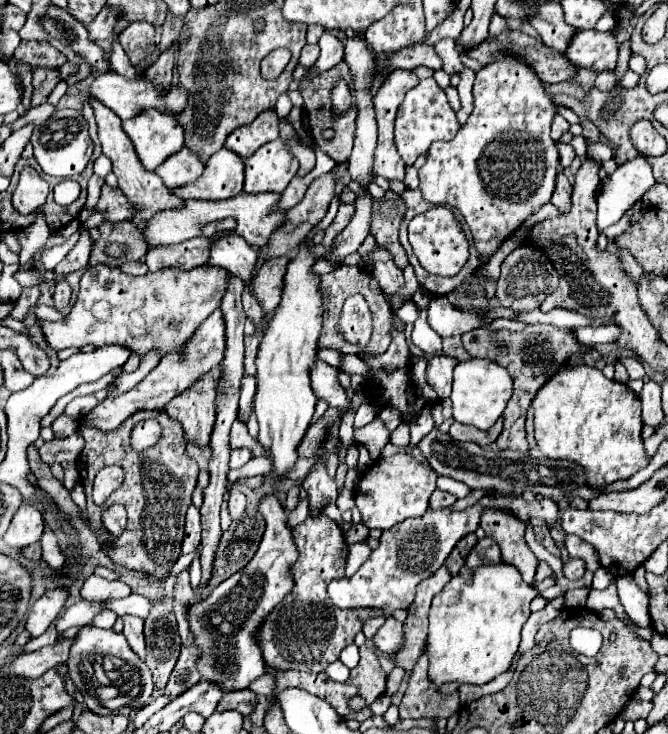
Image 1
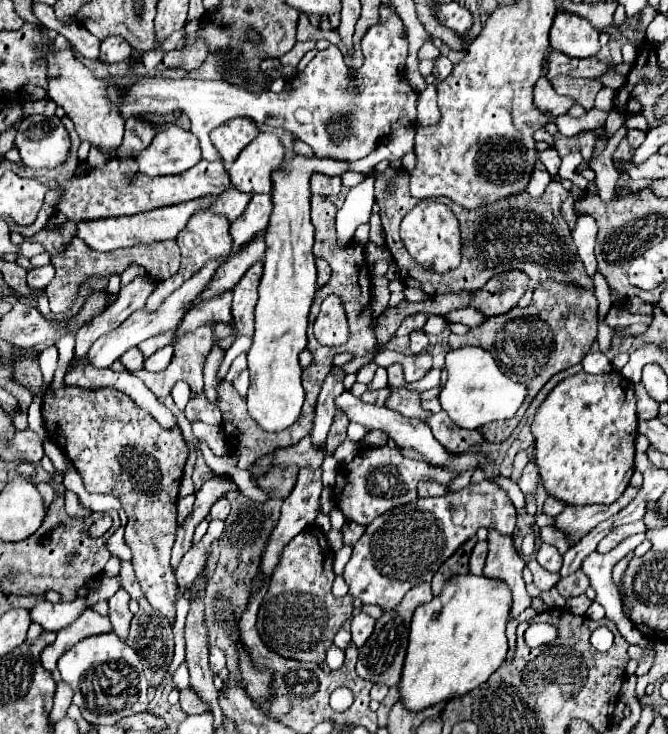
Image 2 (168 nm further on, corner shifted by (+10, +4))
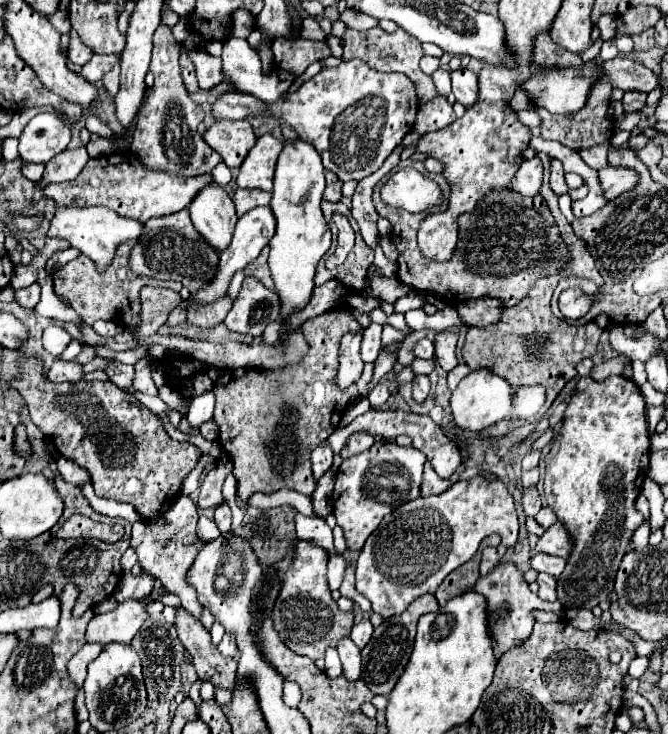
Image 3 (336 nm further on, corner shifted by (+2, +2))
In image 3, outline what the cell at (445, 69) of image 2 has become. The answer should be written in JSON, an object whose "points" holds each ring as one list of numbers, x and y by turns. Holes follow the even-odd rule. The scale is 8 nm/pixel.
{"points":[[458,68,452,72,452,84,456,88,454,96,456,96,456,102,464,104,464,106,470,106,476,102,478,98,478,84,476,84,476,74,466,70,466,68]]}

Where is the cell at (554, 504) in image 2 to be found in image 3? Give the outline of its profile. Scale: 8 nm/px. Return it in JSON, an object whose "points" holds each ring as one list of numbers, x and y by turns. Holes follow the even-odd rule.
{"points":[[544,506,544,508,536,514,536,520,540,522,540,526,548,528,548,526,552,526,558,518,556,518,556,514,554,514,554,510,552,510,550,506]]}

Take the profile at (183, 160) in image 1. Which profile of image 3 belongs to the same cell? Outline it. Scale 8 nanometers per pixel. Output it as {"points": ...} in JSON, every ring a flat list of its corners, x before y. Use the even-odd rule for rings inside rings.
{"points":[[160,26,154,34,154,50,150,72,154,74,154,92,144,102,130,150,138,160,154,172,168,172,178,176,198,176,212,172,212,168,222,160,216,150,212,150,198,134,198,124,204,112,194,104,182,86,180,66,178,66,178,42,174,40,168,26]]}

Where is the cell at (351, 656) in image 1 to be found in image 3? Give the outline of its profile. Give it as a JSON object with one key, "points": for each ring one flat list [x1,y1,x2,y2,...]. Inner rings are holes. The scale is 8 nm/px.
{"points":[[336,648,326,650,326,668,324,668,324,672,328,676,332,676,332,678,336,678,336,676,342,674,342,662,338,658,338,650]]}

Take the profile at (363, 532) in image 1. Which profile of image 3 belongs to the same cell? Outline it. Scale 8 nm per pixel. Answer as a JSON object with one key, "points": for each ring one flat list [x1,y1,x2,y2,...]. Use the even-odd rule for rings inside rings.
{"points":[[332,554,330,556,330,562,328,562,328,584,332,590,338,590,340,588,340,582,342,582,342,574,344,574,344,556,342,554]]}

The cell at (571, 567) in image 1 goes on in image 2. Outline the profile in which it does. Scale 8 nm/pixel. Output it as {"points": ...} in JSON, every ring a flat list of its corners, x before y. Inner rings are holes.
{"points":[[540,544,538,552,536,552,536,562,542,568,546,568,548,572,560,572,560,568,562,568,562,554,550,544]]}

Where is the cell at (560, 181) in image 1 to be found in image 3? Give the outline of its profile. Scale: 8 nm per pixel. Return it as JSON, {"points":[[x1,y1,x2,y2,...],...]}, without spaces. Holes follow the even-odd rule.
{"points":[[532,158,522,162,518,174,512,180,512,188,518,190,522,196,538,196,540,188,542,188,542,160,540,158]]}

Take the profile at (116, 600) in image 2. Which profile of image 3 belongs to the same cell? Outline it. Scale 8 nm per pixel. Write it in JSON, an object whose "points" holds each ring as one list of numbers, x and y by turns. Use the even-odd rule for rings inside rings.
{"points":[[124,574,112,596,118,602,122,602,126,598,146,598,150,592,152,592,152,576]]}

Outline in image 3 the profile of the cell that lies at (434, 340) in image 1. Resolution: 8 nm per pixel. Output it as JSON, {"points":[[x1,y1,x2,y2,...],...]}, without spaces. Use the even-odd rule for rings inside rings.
{"points":[[424,338,424,340,420,340,420,342,414,346,412,352,414,352,416,358,426,358,426,360,430,360,430,358,434,358,434,342,428,340,428,338]]}

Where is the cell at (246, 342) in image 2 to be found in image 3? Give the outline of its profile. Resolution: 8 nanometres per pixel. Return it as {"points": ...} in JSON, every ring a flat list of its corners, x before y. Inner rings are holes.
{"points":[[212,390,194,396,190,402,190,408,188,408,190,428,198,428,202,422,210,420,212,412,214,412,214,392]]}

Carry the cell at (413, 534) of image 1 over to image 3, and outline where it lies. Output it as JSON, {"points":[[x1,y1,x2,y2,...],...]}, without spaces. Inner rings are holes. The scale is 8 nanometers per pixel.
{"points":[[480,476,470,480,458,480,444,494,428,496,428,498,420,496,412,502,406,502,404,506,396,508,380,522,380,526,370,534,366,546,358,554,356,590,372,602,372,610,382,618,402,614,410,602,414,602,418,596,426,592,434,594,436,588,452,570,468,562,476,554,484,536,490,536,494,532,502,538,504,546,512,548,518,540,518,528,520,522,518,522,514,498,500,480,486,480]]}

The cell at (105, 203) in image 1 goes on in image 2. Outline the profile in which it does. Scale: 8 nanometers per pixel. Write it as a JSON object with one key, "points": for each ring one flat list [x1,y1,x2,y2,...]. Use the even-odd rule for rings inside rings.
{"points":[[110,158,102,170,92,168,90,172,64,180,60,184,56,180,50,180,46,188,62,190,58,210,64,212,72,222,86,220,86,218,96,220,108,216,132,216,154,208,188,202,202,196,216,196,230,188,230,178,222,160,216,162,200,160,194,168,190,168,190,172,182,172,178,176,156,176,156,178,138,172,136,166,138,164,134,158]]}

